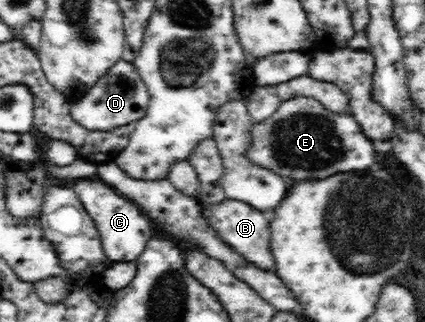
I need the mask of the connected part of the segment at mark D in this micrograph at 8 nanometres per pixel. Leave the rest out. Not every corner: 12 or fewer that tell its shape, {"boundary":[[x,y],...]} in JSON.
{"boundary":[[118,60],[71,102],[86,130],[142,119],[149,98],[134,65]]}

